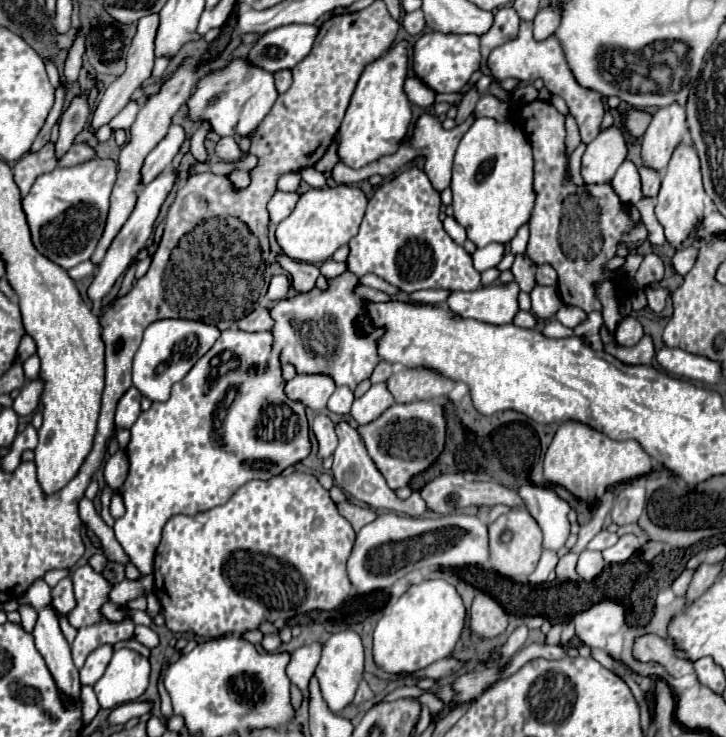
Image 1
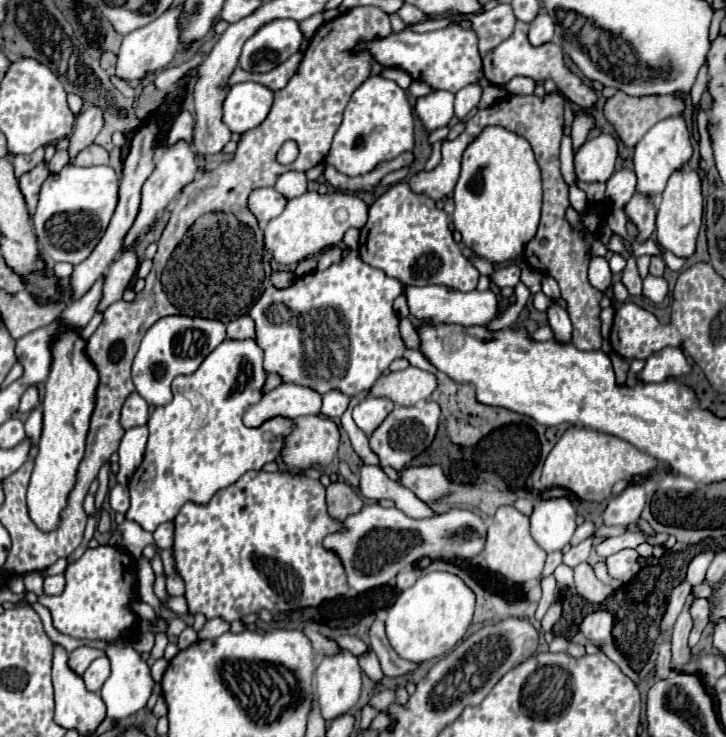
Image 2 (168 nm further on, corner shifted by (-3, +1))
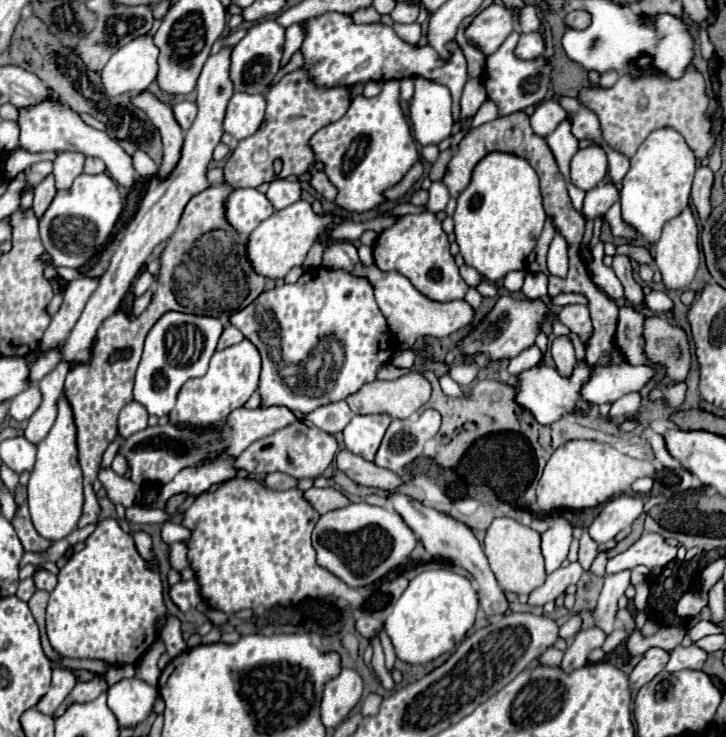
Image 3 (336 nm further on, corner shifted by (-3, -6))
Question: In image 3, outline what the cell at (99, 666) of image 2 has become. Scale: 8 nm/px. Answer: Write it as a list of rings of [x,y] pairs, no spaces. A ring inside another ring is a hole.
[[[97,676],[95,680],[91,680],[91,682],[79,682],[69,694],[67,694],[67,698],[65,698],[65,702],[57,708],[57,712],[53,714],[53,718],[59,718],[71,704],[75,704],[75,702],[91,702],[91,700],[95,700],[103,690],[107,690],[107,684],[105,684],[105,680],[101,678],[101,676]]]

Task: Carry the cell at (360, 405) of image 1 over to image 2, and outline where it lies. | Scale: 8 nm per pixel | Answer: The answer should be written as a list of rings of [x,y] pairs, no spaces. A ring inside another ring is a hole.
[[[367,397],[353,409],[353,419],[361,431],[371,435],[393,411],[393,407],[393,401],[387,397]]]

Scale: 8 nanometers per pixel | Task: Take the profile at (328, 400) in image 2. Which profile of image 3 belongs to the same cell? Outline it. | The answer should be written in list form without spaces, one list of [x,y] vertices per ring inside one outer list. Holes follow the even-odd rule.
[[[341,400],[341,402],[331,402],[331,404],[325,404],[317,410],[313,410],[311,414],[305,416],[307,420],[311,420],[317,428],[321,428],[323,432],[329,432],[329,434],[337,434],[341,432],[353,418],[353,412],[349,410],[349,406]]]

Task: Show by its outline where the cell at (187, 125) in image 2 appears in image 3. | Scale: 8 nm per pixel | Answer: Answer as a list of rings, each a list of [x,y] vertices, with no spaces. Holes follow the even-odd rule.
[[[183,100],[183,102],[177,102],[173,106],[173,112],[175,112],[175,118],[177,118],[179,126],[183,130],[187,130],[193,124],[195,116],[197,116],[197,104],[195,102],[189,102],[189,100]]]

